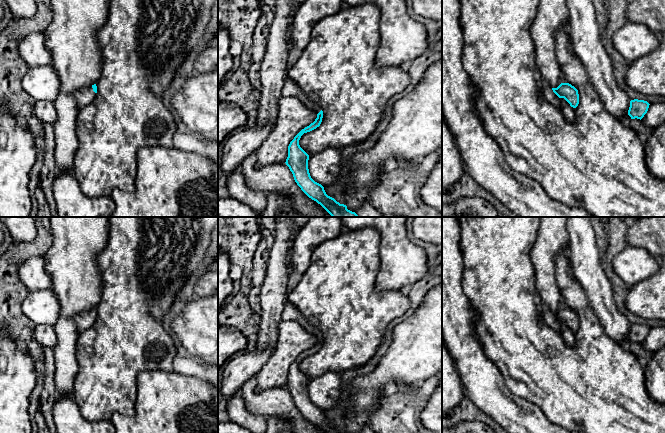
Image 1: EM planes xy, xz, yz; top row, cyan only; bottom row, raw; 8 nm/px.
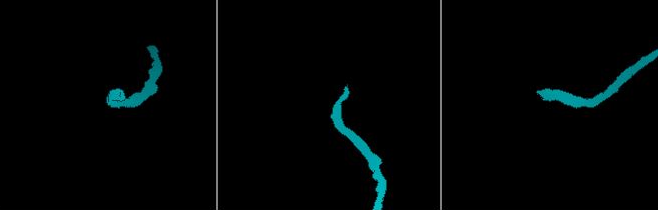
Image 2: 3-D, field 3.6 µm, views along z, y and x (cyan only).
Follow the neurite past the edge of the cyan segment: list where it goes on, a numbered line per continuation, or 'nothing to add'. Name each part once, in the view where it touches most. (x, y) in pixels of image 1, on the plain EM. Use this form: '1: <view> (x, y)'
1: yz (549, 319)

